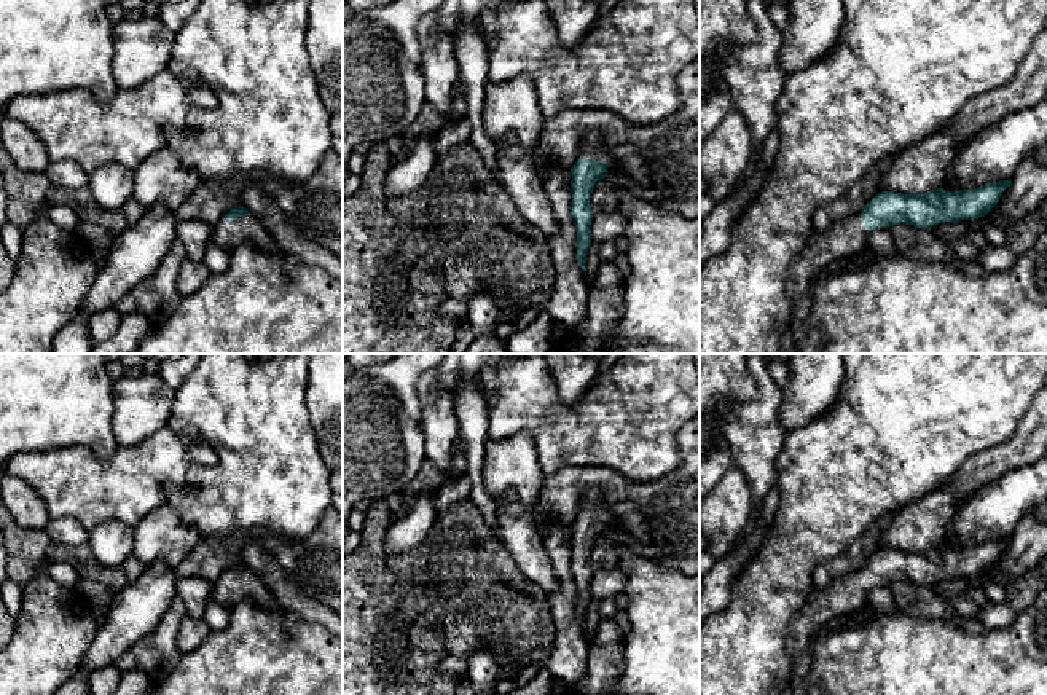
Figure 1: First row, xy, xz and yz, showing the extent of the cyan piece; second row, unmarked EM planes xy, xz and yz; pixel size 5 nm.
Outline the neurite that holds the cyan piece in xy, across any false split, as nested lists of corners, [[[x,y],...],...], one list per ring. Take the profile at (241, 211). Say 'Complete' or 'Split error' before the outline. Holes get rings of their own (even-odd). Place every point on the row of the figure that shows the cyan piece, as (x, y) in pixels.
Split error. [[[244,206],[231,209],[212,230],[210,242],[220,247],[249,241],[260,250],[277,250],[271,233]]]

